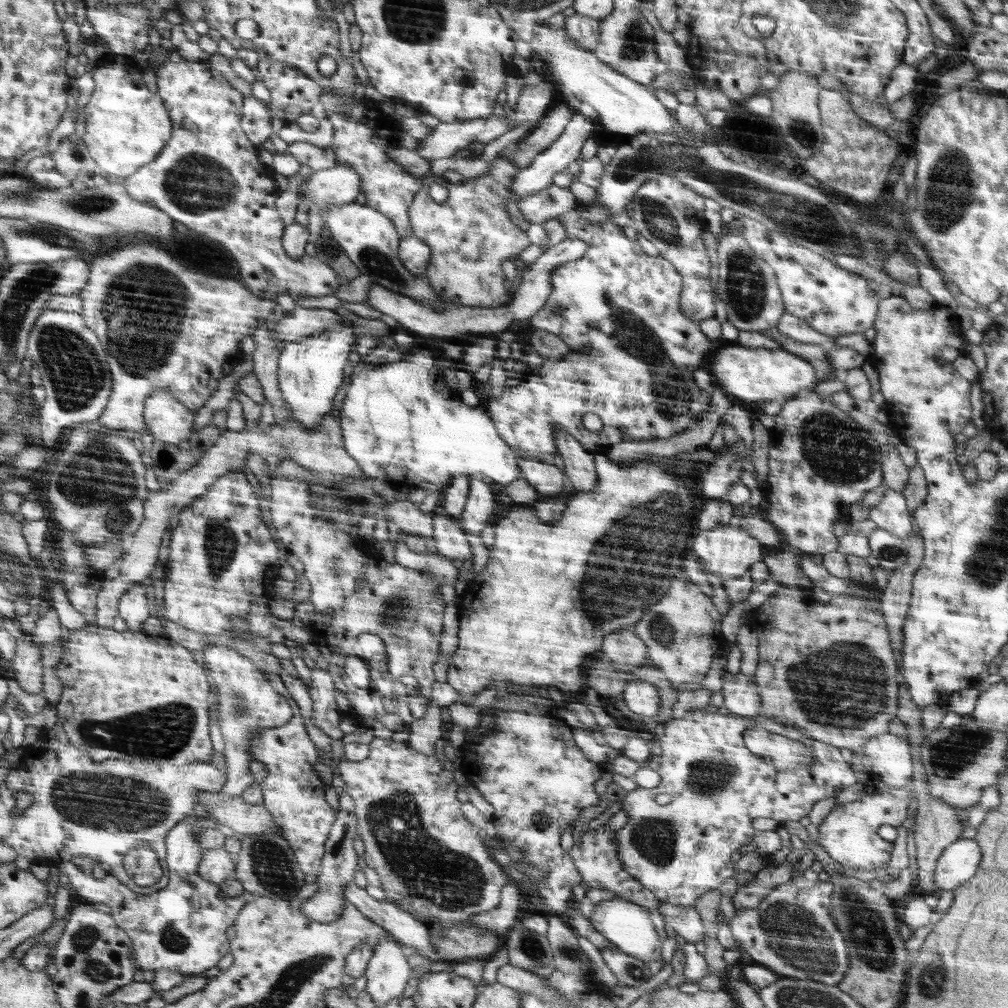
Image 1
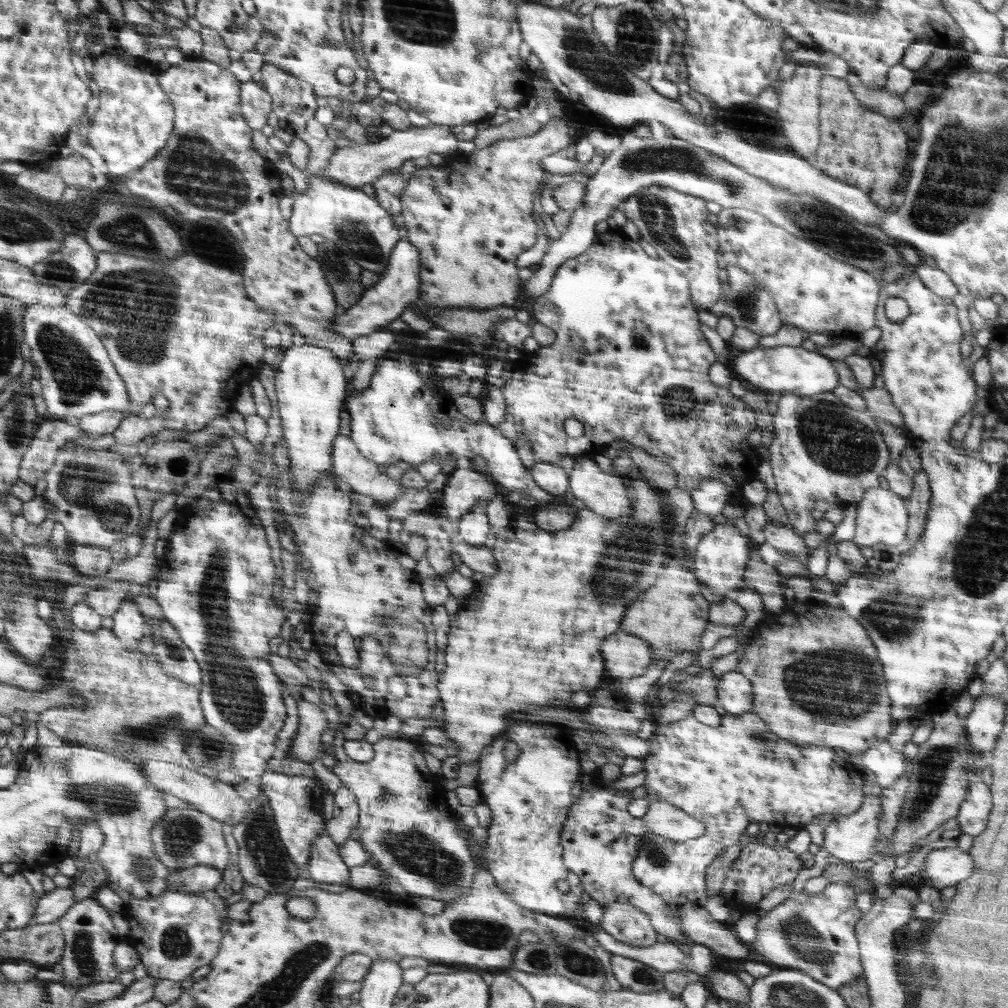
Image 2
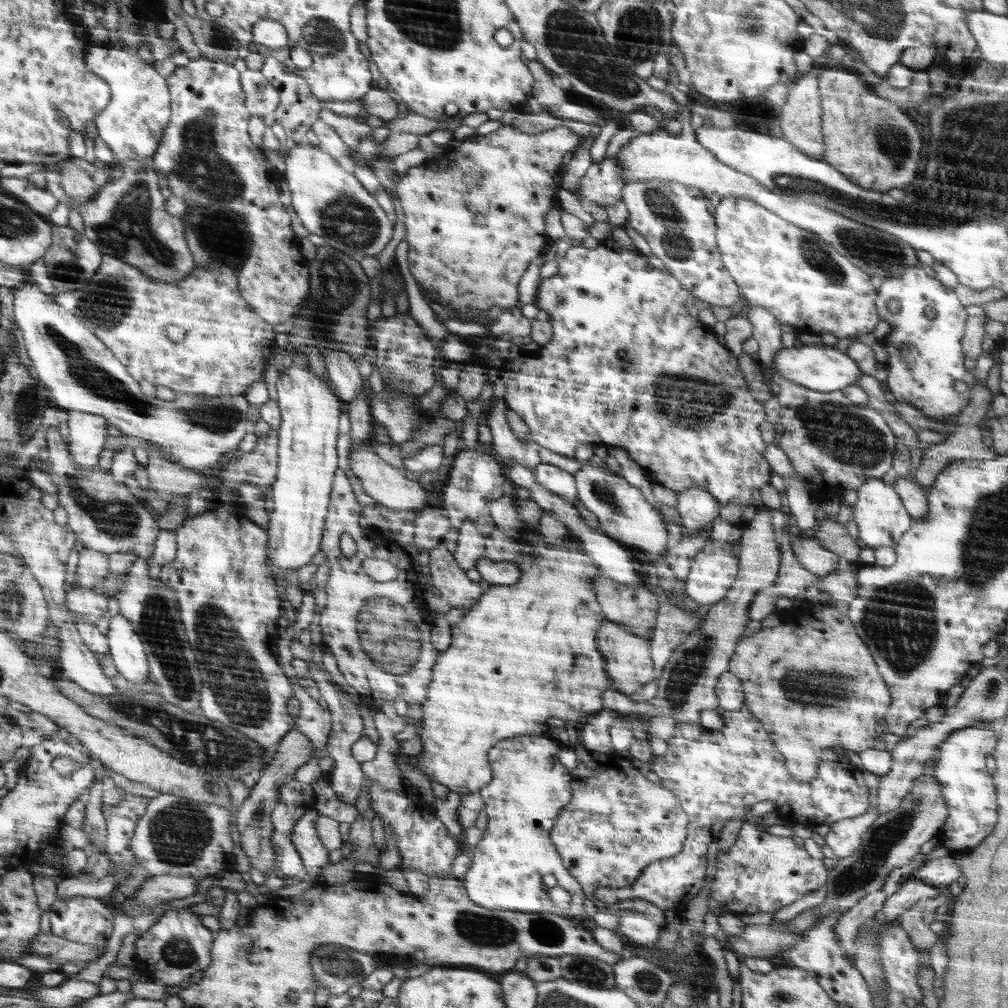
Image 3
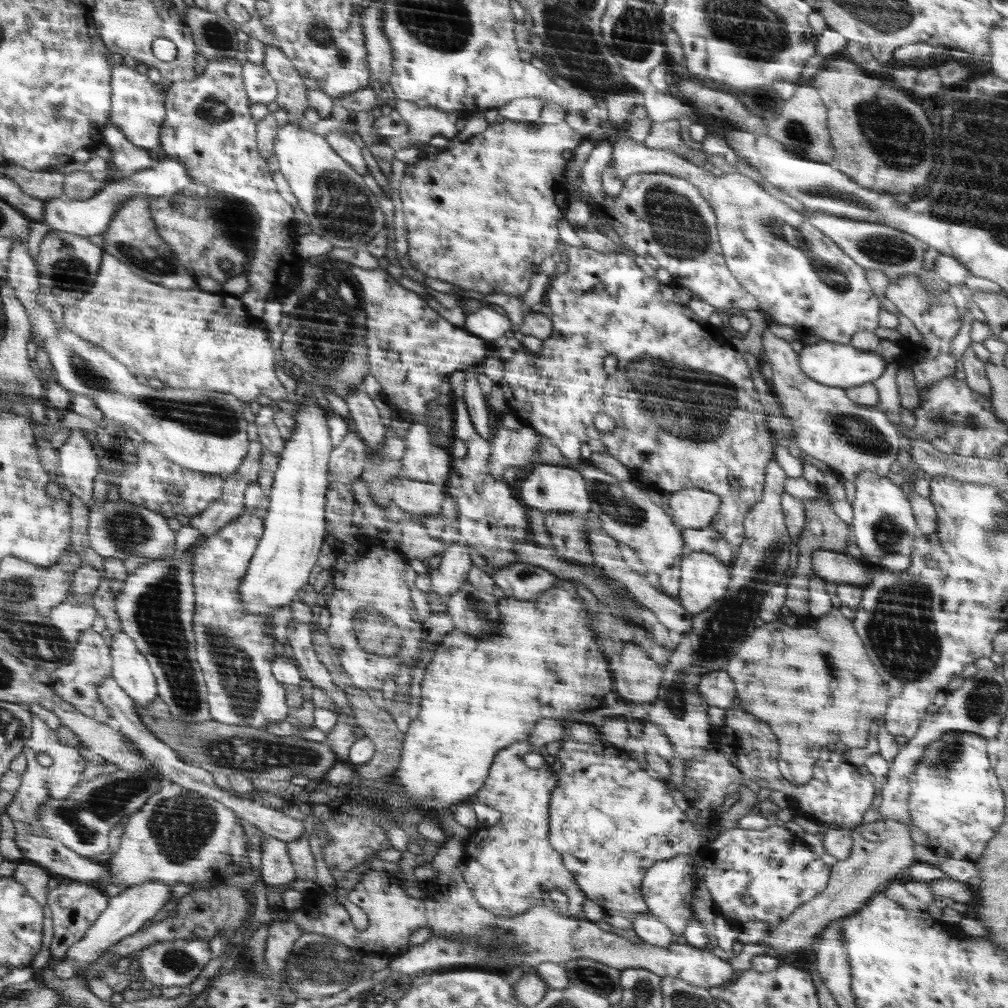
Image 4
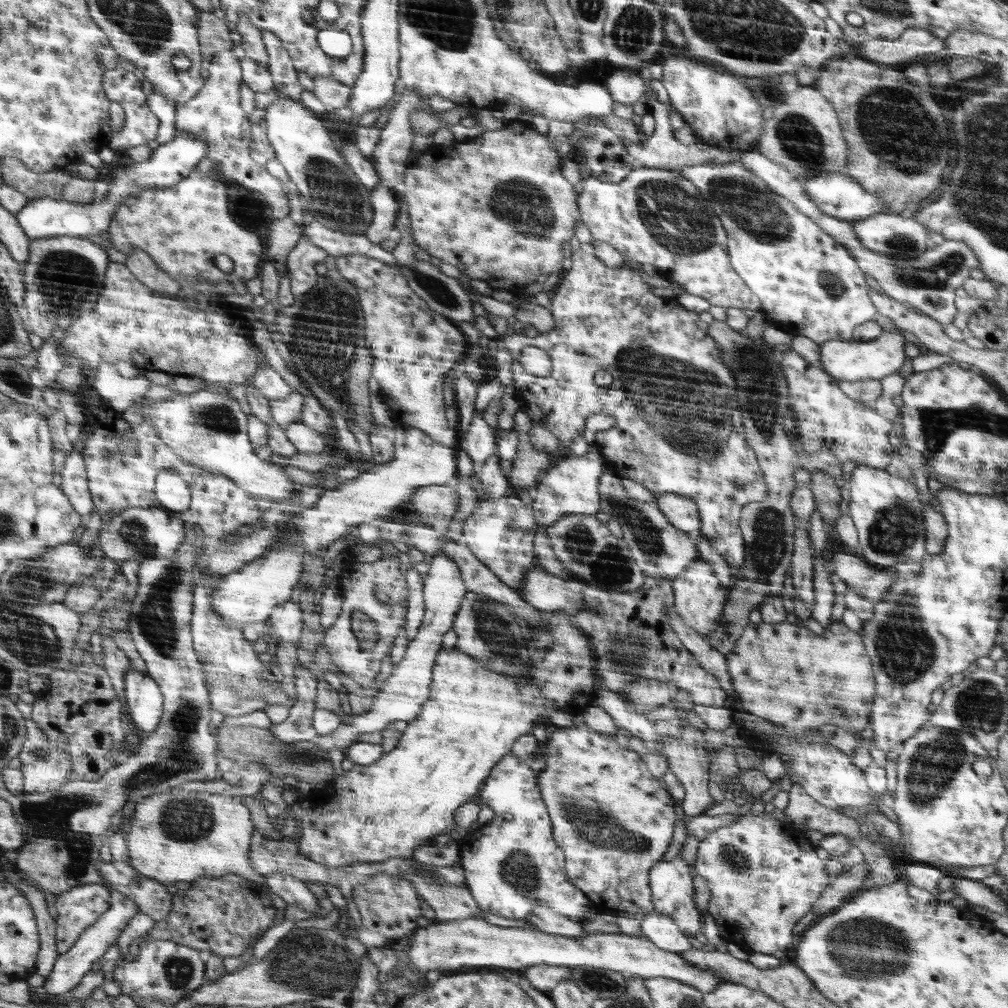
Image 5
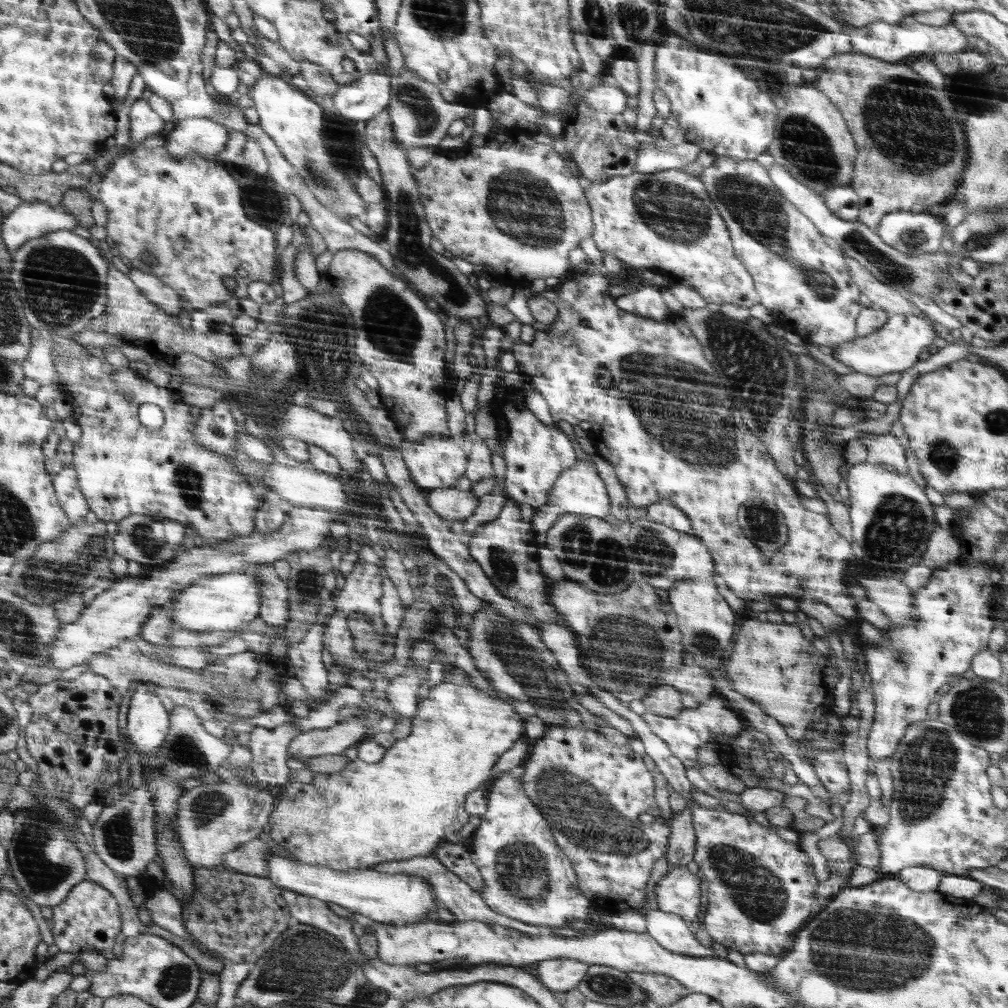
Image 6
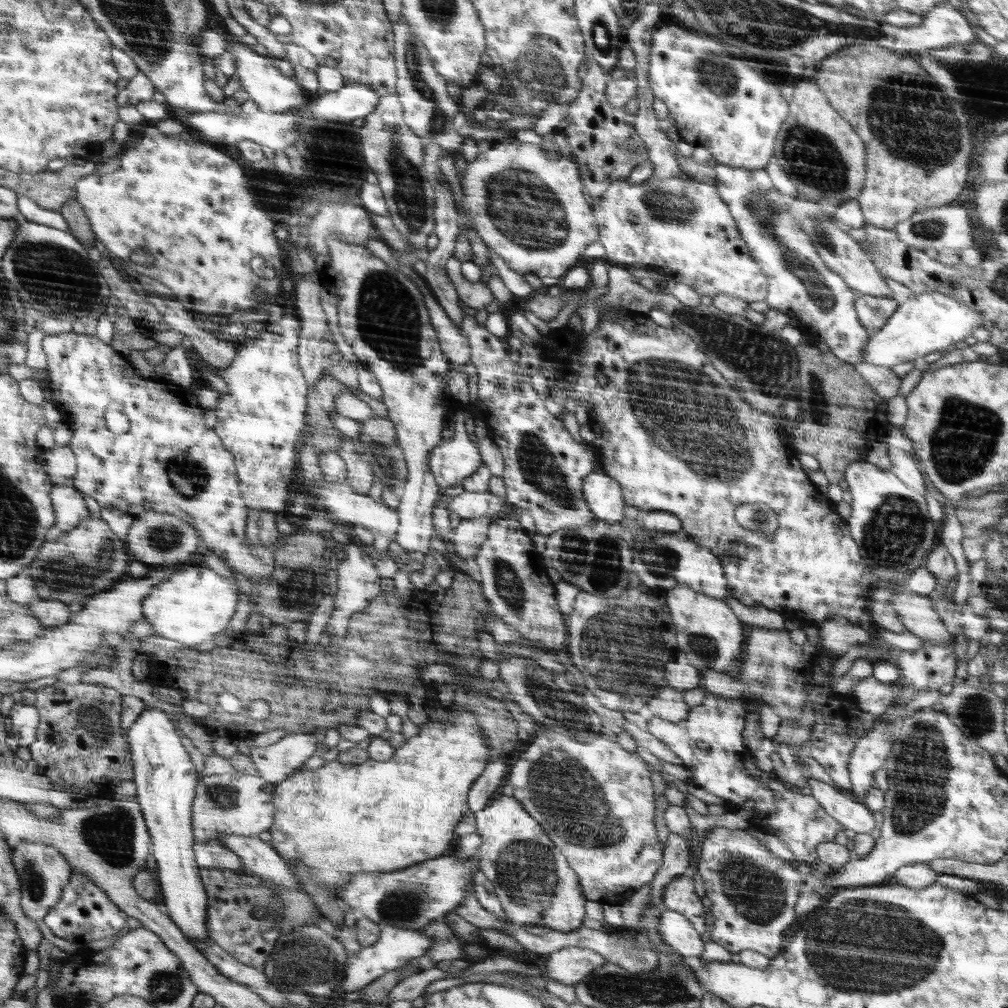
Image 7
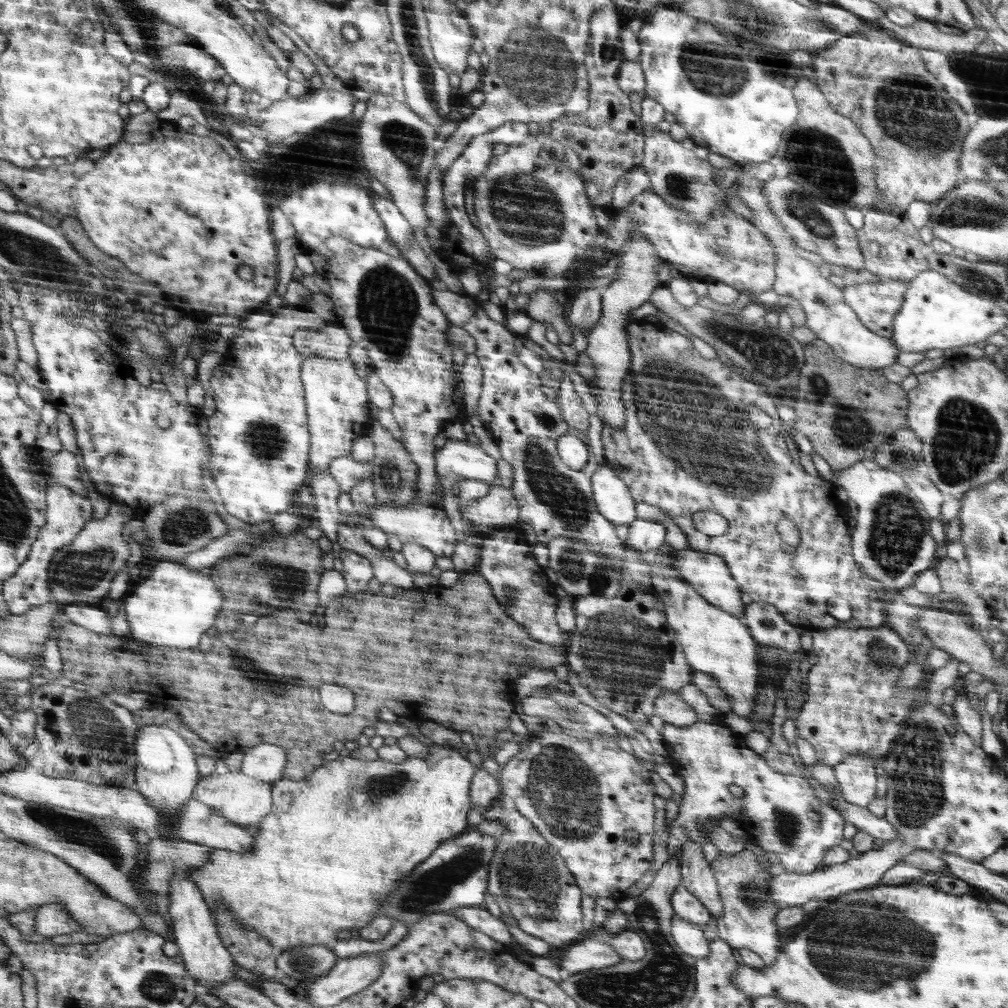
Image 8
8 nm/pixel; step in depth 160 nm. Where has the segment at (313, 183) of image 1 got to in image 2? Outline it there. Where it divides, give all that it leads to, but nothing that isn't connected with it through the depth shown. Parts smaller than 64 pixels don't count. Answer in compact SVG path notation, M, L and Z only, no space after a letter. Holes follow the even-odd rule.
M430 123L427 127L414 127L406 130L395 130L389 136L373 143L356 144L336 149L329 163L321 170L321 174L352 188L360 188L364 184L373 183L380 175L402 167L405 160L430 156L430 154L451 154L457 152L458 140L450 127Z

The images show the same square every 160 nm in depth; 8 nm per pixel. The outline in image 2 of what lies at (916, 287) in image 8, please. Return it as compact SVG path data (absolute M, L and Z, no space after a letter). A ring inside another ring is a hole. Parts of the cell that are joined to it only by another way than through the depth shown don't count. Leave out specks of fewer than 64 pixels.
M778 346L773 348L754 348L742 351L728 362L728 367L733 371L733 376L747 384L747 387L762 392L792 392L798 396L812 396L821 392L834 390L839 385L838 375L830 358L816 352L804 350L802 347Z

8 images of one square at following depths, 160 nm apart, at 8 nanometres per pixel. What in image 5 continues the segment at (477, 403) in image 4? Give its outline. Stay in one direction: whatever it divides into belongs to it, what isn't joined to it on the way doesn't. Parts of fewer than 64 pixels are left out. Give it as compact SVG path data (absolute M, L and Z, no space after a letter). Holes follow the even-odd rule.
M476 413L471 418L466 435L460 438L460 444L473 460L475 468L482 467L487 458L497 453L497 440L500 435L486 423L482 413Z

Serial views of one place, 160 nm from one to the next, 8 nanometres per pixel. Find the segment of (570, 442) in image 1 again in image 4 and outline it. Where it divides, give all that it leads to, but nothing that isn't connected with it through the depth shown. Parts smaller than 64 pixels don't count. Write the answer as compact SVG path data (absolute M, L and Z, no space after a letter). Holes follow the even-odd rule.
M590 463L576 467L584 477L586 489L592 498L590 510L598 514L602 530L617 542L627 544L640 558L642 564L656 573L669 569L682 558L682 537L680 530L672 524L670 516L650 500L650 493L636 488L630 482L622 482Z

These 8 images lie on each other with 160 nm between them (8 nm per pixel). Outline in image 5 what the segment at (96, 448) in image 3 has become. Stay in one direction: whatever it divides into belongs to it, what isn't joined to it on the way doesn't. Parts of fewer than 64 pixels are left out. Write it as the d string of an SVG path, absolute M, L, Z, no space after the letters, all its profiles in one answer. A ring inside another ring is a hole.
M75 449L67 453L60 474L62 476L62 492L69 496L76 511L87 517L95 506L88 490L83 454Z

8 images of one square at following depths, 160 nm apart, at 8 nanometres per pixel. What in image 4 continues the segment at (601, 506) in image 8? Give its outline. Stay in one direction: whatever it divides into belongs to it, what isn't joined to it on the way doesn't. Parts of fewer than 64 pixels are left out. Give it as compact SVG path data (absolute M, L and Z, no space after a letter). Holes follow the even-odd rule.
M549 463L535 465L534 470L521 482L520 501L530 508L541 510L544 516L552 511L585 515L592 507L592 498L589 496L589 490L586 489L584 477L576 467L570 468Z

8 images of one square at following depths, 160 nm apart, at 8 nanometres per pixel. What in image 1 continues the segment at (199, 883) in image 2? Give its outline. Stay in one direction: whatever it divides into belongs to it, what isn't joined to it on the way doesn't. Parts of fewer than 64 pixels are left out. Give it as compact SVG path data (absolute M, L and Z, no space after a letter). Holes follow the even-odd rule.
M225 847L207 850L201 860L199 875L207 881L221 884L236 874L236 866Z

